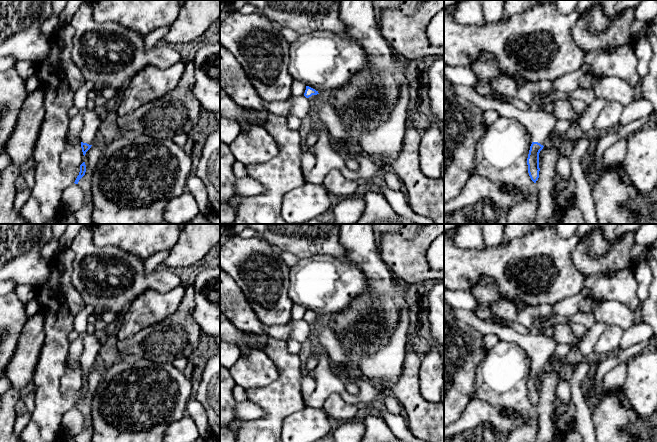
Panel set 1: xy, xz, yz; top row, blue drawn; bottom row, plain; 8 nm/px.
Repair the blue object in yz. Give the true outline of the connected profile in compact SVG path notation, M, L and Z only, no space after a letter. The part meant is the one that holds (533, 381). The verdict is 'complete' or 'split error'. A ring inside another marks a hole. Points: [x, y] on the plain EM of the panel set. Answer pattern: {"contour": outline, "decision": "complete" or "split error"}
{"contour": "M452 308L450 315L455 316L459 320L462 320L469 324L470 326L477 329L482 335L487 334L495 334L500 341L510 341L514 342L517 345L519 345L530 357L532 368L530 370L528 382L527 382L527 389L528 389L528 397L531 402L531 404L536 407L536 405L539 402L539 377L543 373L543 371L546 369L547 363L549 360L551 360L554 356L555 348L557 346L557 343L553 336L545 336L541 332L539 334L519 334L515 330L506 327L506 326L500 326L497 325L494 322L488 322L484 321L480 318L478 318L472 311L465 310L465 309L458 309L458 308Z", "decision": "split error"}

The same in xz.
{"contour": "M306 310L304 320L310 325L313 326L320 318L315 313Z", "decision": "split error"}

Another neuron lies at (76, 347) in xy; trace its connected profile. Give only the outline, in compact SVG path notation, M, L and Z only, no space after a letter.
M86 333L80 334L77 339L71 342L69 352L67 355L67 366L70 368L74 368L79 364L79 357L83 350L83 337Z

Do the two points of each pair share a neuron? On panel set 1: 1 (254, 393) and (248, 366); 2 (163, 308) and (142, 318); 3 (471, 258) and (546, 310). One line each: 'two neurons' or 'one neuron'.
1: two neurons
2: one neuron
3: two neurons

